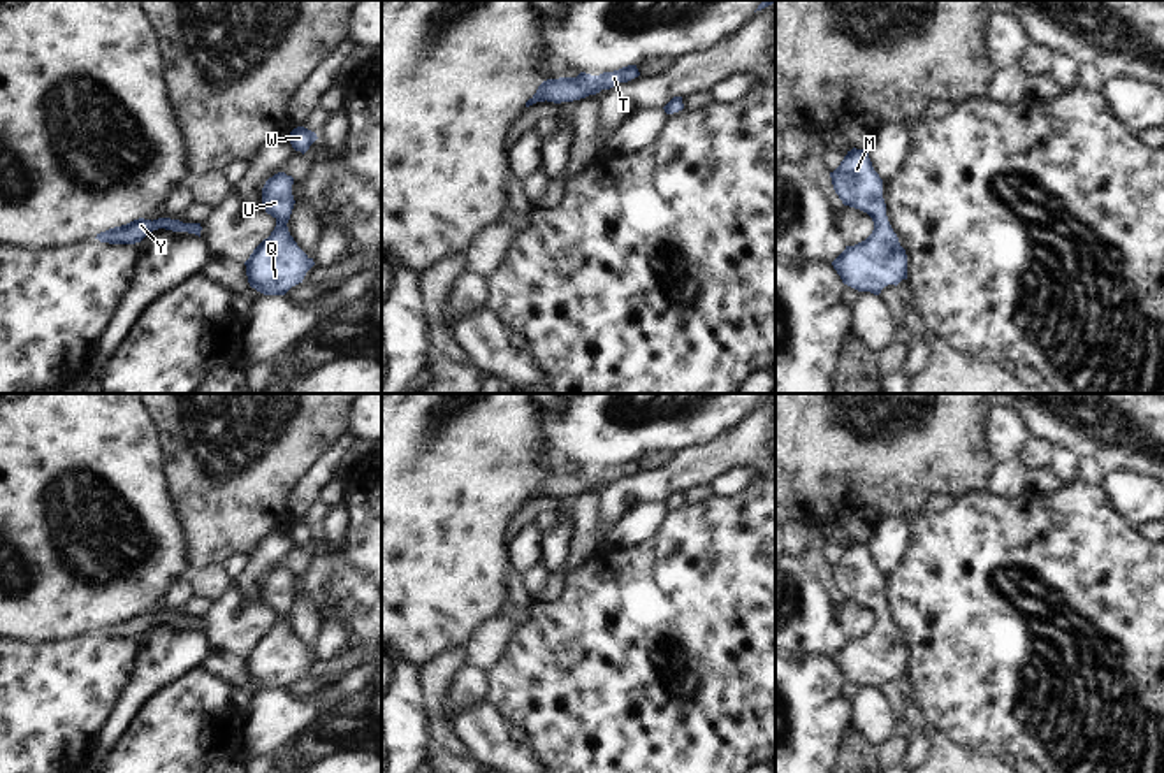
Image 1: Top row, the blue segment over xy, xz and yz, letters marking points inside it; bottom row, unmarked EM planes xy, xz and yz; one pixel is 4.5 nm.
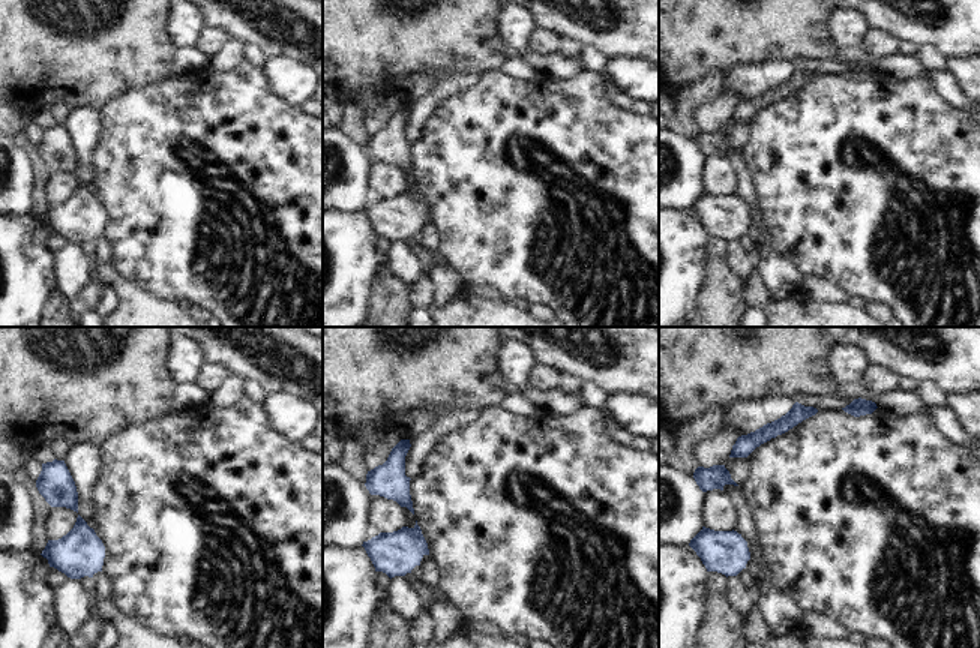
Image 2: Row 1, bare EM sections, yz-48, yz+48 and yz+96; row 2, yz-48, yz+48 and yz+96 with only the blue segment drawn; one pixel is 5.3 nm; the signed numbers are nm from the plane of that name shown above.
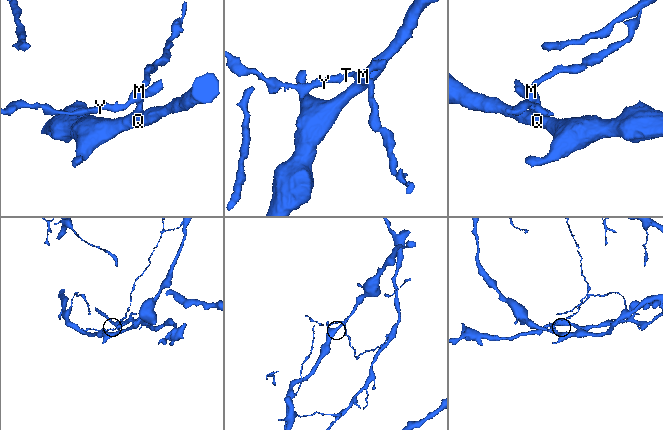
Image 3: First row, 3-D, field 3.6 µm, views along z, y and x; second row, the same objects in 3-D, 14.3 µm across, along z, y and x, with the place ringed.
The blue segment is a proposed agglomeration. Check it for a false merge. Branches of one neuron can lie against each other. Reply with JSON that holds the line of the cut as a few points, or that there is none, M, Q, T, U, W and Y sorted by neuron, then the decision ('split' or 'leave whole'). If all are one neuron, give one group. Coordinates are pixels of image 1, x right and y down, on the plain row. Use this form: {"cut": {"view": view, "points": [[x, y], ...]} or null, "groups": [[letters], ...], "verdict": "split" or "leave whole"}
{"cut": null, "groups": [["M", "Q", "T", "U", "W", "Y"]], "verdict": "leave whole"}

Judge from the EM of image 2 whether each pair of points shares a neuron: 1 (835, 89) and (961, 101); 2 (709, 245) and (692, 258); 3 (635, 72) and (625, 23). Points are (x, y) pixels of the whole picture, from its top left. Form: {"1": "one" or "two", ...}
{"1": "two", "2": "two", "3": "two"}

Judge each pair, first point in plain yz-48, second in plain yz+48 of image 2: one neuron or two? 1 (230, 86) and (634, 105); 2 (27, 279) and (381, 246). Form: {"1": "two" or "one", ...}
{"1": "two", "2": "two"}

